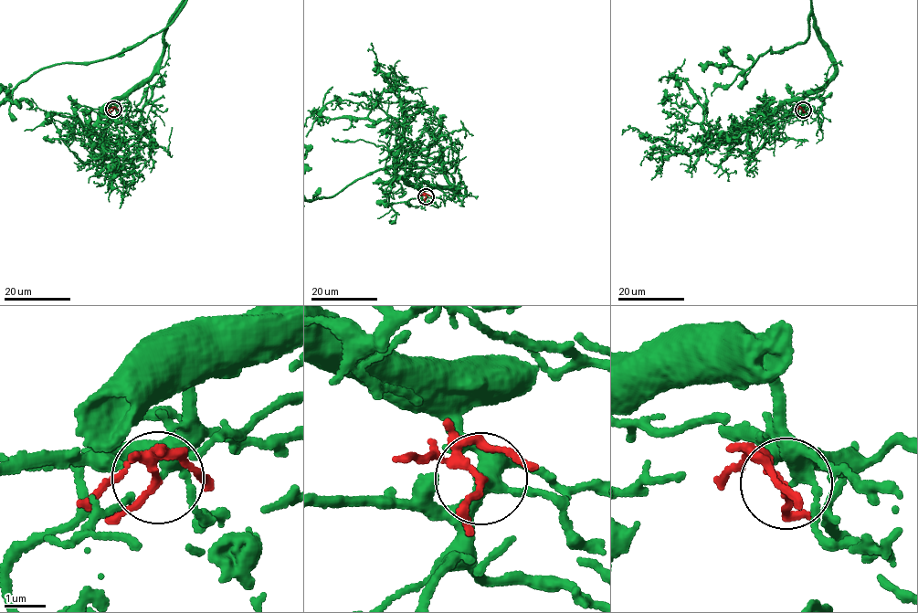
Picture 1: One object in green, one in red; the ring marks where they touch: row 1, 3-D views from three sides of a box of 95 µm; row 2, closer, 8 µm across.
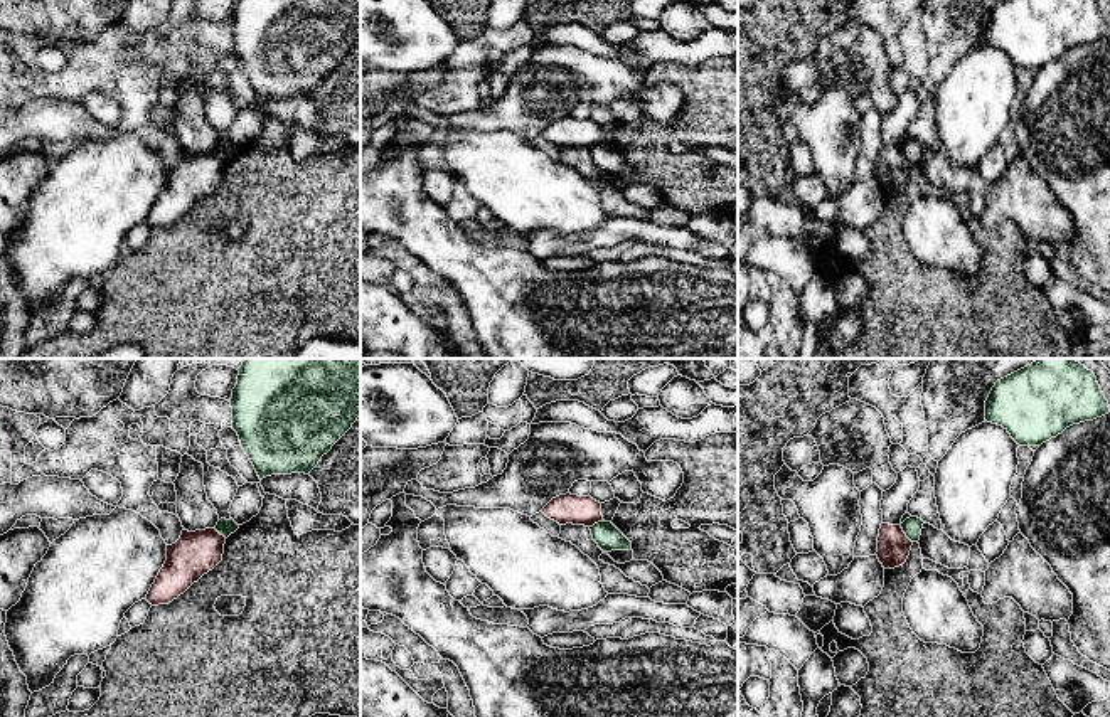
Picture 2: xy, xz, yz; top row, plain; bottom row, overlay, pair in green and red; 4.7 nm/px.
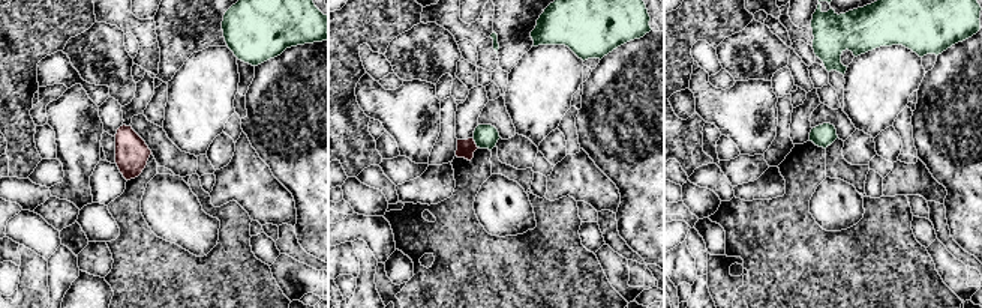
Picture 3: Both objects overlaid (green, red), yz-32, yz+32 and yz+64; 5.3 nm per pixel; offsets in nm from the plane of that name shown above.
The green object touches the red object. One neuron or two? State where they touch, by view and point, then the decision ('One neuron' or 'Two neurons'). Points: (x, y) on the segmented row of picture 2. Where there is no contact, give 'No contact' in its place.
Touches green at yz (905, 532). Two neurons

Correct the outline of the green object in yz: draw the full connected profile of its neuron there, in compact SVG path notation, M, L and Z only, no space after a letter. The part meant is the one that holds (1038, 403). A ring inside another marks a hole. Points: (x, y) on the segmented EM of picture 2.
M1036 358L1001 379L985 401L985 421L1002 426L1019 446L1041 446L1066 428L1110 412L1097 377L1075 358Z

